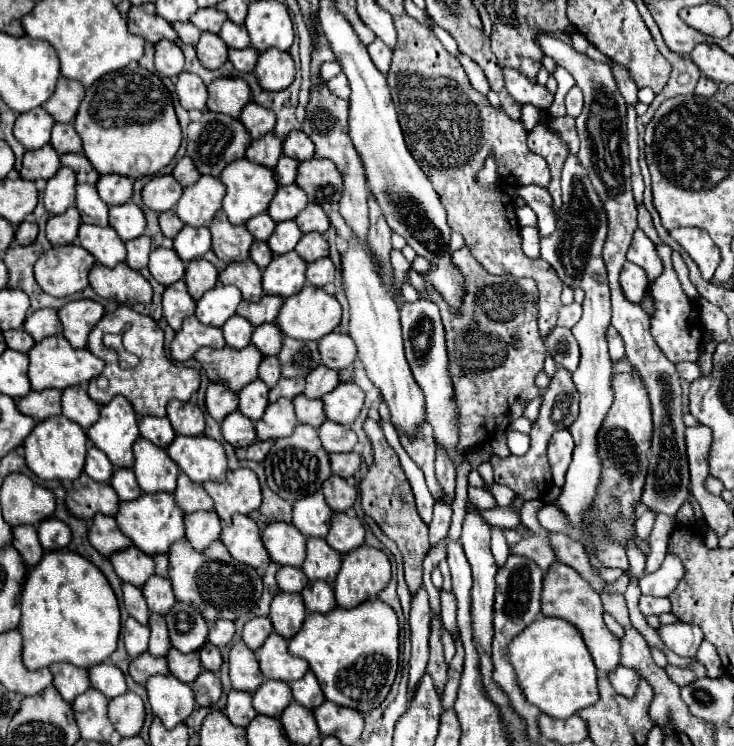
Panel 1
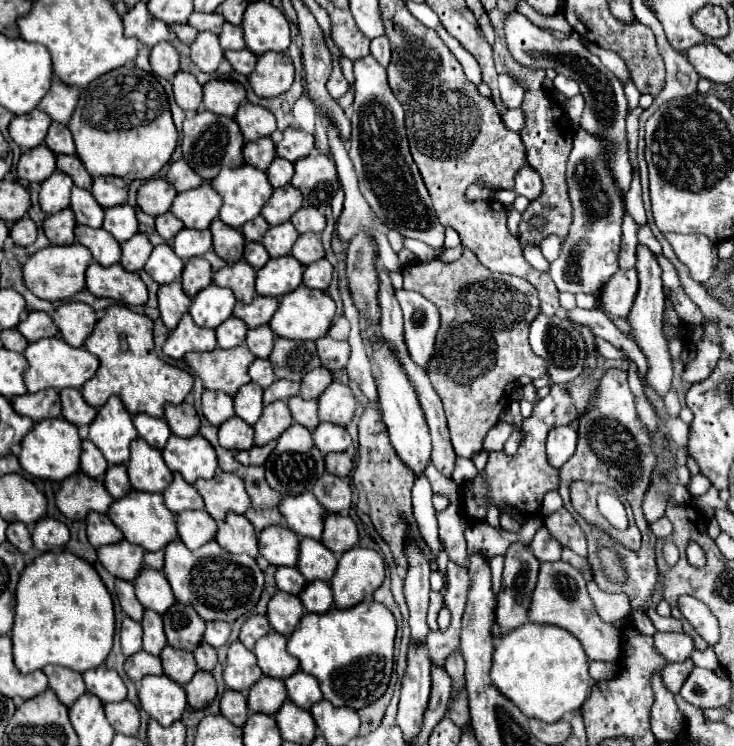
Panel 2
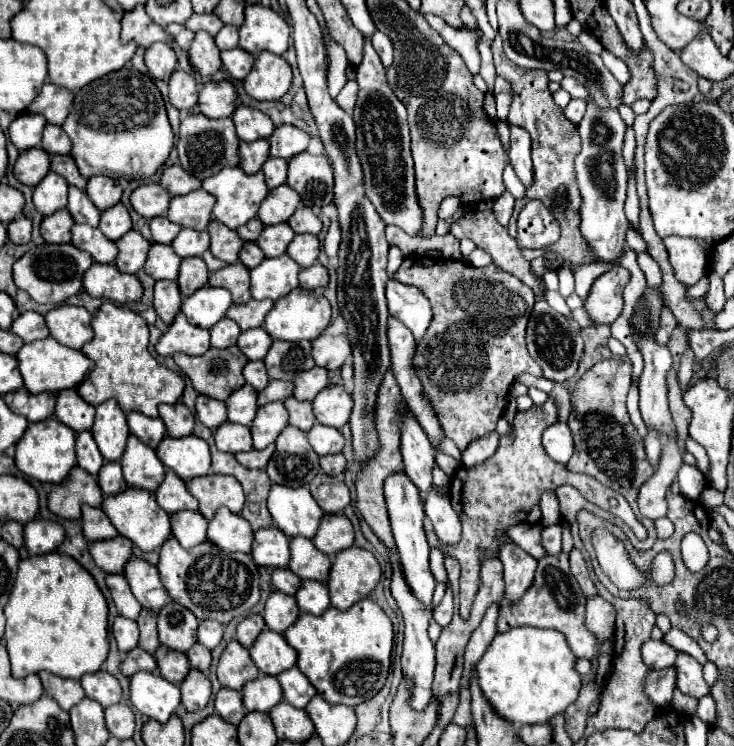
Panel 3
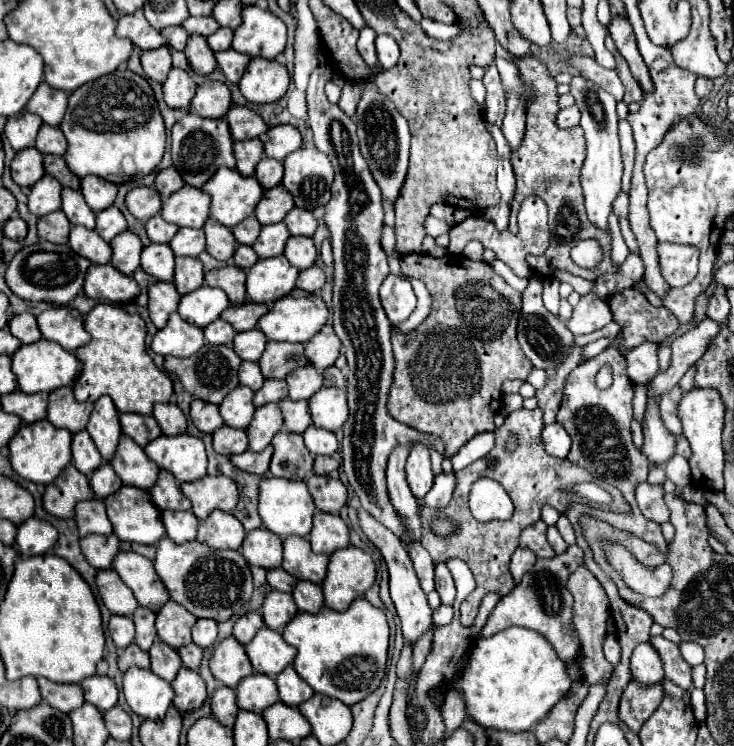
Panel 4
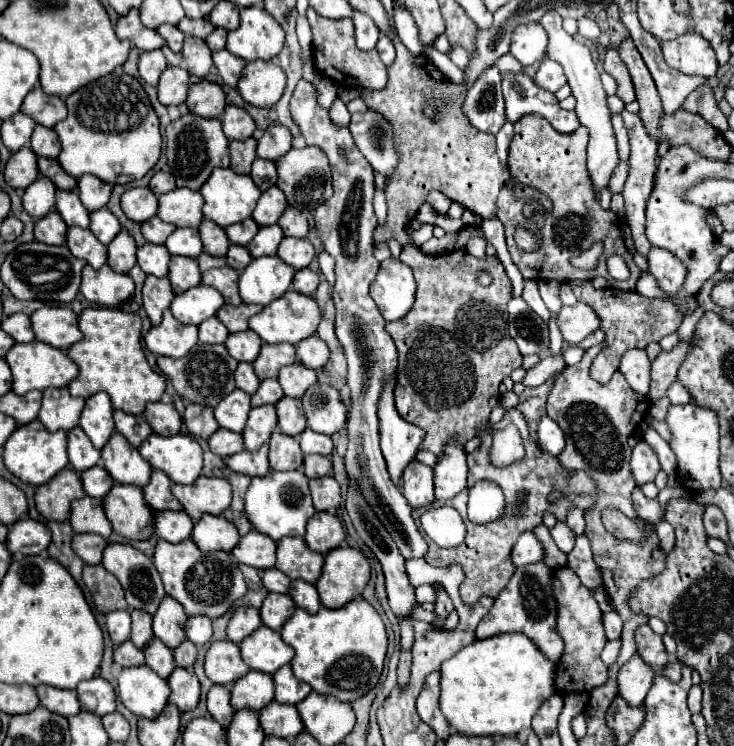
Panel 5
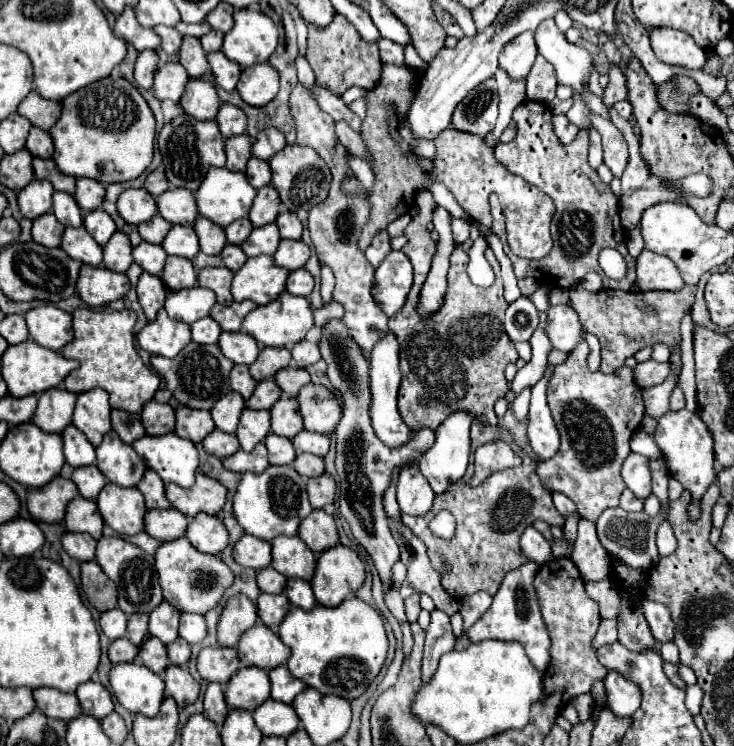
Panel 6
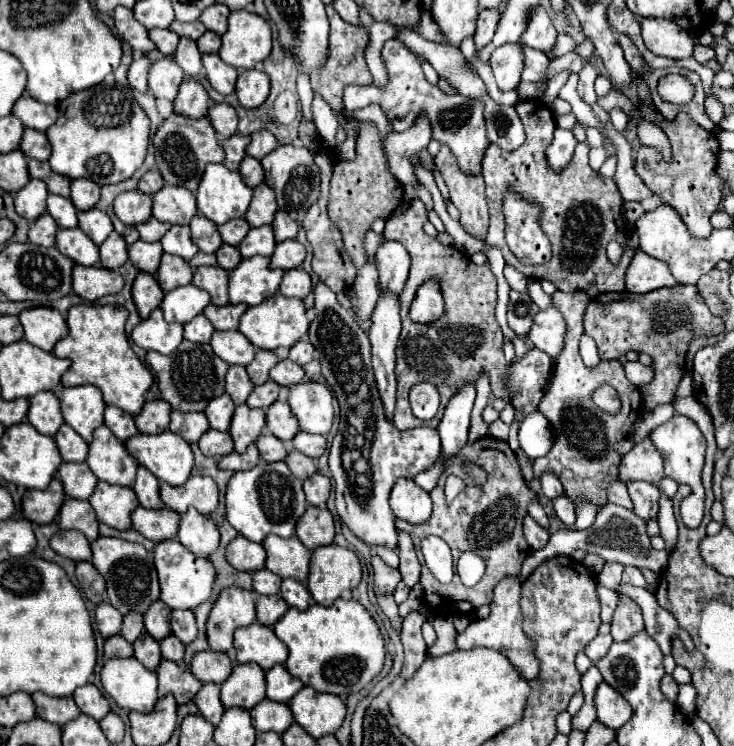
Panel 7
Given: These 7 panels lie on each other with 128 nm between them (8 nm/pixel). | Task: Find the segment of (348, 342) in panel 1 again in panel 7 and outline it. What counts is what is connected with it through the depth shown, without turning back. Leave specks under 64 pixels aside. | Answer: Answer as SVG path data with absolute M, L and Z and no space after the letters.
M300 340L296 342L292 348L290 348L290 356L288 356L292 362L304 366L308 364L312 358L314 358L314 346L308 342L308 340Z

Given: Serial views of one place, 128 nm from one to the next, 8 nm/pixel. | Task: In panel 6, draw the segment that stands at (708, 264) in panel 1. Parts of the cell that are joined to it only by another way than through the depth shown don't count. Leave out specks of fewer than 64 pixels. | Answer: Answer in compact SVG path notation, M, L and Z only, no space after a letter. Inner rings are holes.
M650 250L636 258L636 286L640 290L680 290L684 280L672 260ZM684 316L682 320L682 372L678 376L678 384L686 396L686 408L696 410L696 384L694 384L694 352L692 352L692 320Z

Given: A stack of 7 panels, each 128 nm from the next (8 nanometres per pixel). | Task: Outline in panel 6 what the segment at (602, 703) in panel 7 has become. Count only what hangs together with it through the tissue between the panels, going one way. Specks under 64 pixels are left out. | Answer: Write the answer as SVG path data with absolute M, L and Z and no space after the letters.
M608 672L604 678L606 706L618 718L630 718L632 712L640 706L640 688L620 676L618 672Z

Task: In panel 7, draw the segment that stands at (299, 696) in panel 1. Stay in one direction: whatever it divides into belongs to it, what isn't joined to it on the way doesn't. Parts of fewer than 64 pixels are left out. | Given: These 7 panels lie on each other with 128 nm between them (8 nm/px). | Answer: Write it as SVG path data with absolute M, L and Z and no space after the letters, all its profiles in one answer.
M276 664L266 672L266 696L276 702L288 702L304 684L290 676L282 664Z

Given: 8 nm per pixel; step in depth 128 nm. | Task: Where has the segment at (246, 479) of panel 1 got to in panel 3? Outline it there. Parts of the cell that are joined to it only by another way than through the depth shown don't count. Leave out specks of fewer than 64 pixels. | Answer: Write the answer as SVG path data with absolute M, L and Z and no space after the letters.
M208 474L200 478L192 478L188 484L190 494L200 504L200 514L206 520L212 520L214 512L220 506L226 506L234 514L238 514L244 506L244 492L236 478L222 476L222 474Z

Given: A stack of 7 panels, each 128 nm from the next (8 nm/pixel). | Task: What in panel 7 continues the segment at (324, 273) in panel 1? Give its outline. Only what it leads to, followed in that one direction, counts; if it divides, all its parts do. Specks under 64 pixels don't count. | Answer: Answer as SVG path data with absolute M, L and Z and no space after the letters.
M294 268L292 272L284 272L278 292L284 296L290 296L290 298L306 298L312 292L310 276L302 268Z

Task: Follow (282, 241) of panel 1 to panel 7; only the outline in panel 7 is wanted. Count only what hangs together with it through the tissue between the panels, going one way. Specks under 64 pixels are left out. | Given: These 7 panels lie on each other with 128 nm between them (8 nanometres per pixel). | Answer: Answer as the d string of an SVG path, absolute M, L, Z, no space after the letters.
M260 226L260 228L250 228L248 236L240 242L238 250L242 254L242 258L250 258L250 256L272 256L276 246L274 240L274 230L272 226Z

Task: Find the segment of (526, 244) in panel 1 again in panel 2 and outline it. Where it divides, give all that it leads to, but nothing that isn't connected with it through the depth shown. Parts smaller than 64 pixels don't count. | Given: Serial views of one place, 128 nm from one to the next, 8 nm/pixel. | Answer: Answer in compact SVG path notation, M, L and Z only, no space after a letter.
M526 246L526 248L524 248L524 258L526 258L532 266L536 266L536 270L548 272L548 262L544 260L544 256L542 256L542 252L540 252L538 246Z

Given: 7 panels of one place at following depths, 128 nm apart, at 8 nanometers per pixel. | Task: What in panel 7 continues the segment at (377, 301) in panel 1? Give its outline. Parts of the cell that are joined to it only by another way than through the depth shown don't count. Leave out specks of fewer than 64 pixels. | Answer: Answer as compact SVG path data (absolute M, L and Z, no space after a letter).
M400 478L392 486L390 492L390 506L396 518L406 520L410 524L422 524L428 520L432 512L432 500L430 494L418 488L412 480Z

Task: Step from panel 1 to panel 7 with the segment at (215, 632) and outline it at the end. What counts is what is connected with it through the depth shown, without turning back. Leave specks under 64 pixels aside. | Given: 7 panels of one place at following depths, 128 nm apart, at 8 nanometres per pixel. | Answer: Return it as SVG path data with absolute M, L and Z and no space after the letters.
M172 610L170 628L172 628L172 634L178 636L184 644L190 644L198 634L192 610Z

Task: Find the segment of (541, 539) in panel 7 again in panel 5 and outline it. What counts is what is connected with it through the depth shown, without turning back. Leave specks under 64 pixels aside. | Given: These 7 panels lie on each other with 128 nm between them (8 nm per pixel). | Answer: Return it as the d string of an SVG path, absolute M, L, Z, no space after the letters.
M534 532L520 534L518 542L512 548L512 562L514 566L526 566L532 562L540 562L544 558L544 548L534 536Z

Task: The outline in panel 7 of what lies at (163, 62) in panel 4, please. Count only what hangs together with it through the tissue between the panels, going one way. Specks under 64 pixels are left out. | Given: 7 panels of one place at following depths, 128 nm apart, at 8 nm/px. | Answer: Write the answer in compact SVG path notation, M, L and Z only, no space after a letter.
M138 56L130 70L128 70L128 84L138 90L138 92L146 92L148 86L146 86L146 76L148 76L148 70L150 70L150 60L146 56Z

